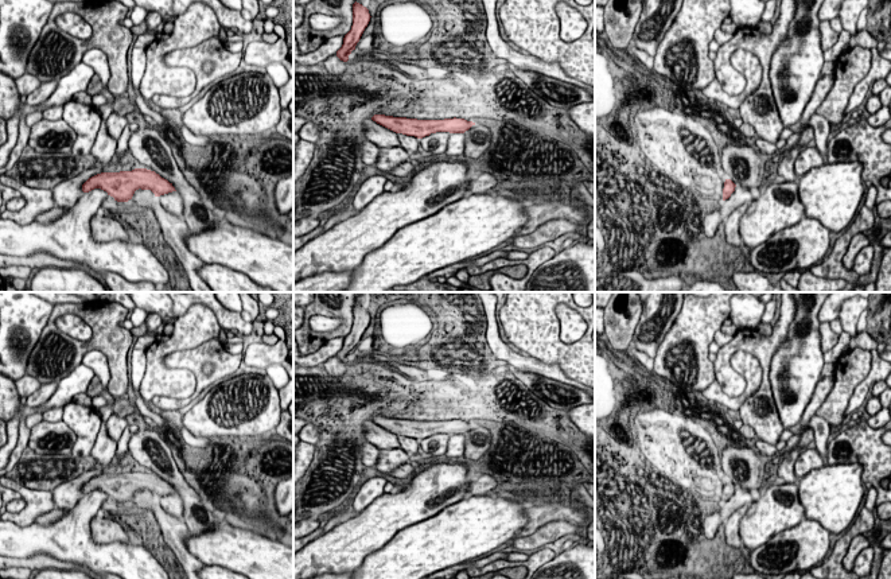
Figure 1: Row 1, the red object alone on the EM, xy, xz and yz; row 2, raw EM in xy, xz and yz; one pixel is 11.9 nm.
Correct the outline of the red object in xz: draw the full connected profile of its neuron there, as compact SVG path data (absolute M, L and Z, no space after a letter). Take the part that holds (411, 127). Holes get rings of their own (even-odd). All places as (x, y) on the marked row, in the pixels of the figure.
M374 114L371 120L396 133L415 136L417 139L436 132L463 133L463 159L478 159L487 151L491 143L491 132L487 127L464 118L417 120Z

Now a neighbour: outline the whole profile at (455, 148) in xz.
M451 133L444 152L450 159L460 159L464 154L464 133Z

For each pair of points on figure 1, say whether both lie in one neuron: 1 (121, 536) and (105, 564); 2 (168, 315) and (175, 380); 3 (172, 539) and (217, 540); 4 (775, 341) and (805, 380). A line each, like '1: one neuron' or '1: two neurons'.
1: two neurons
2: two neurons
3: two neurons
4: two neurons

